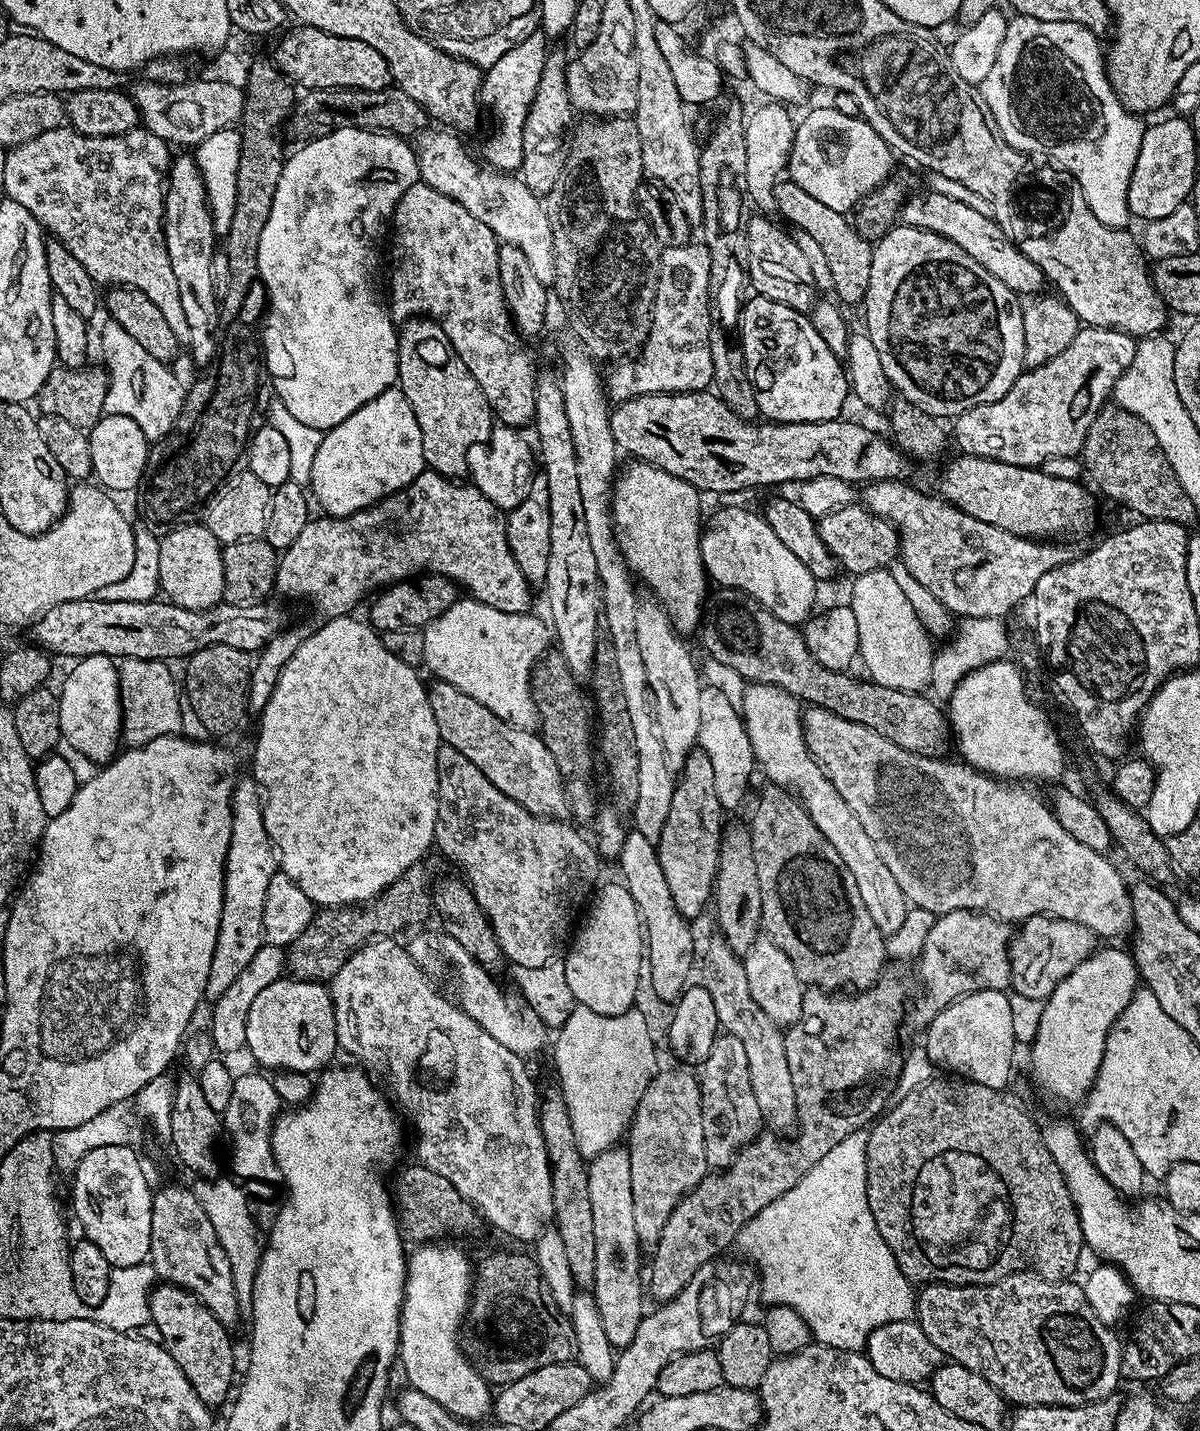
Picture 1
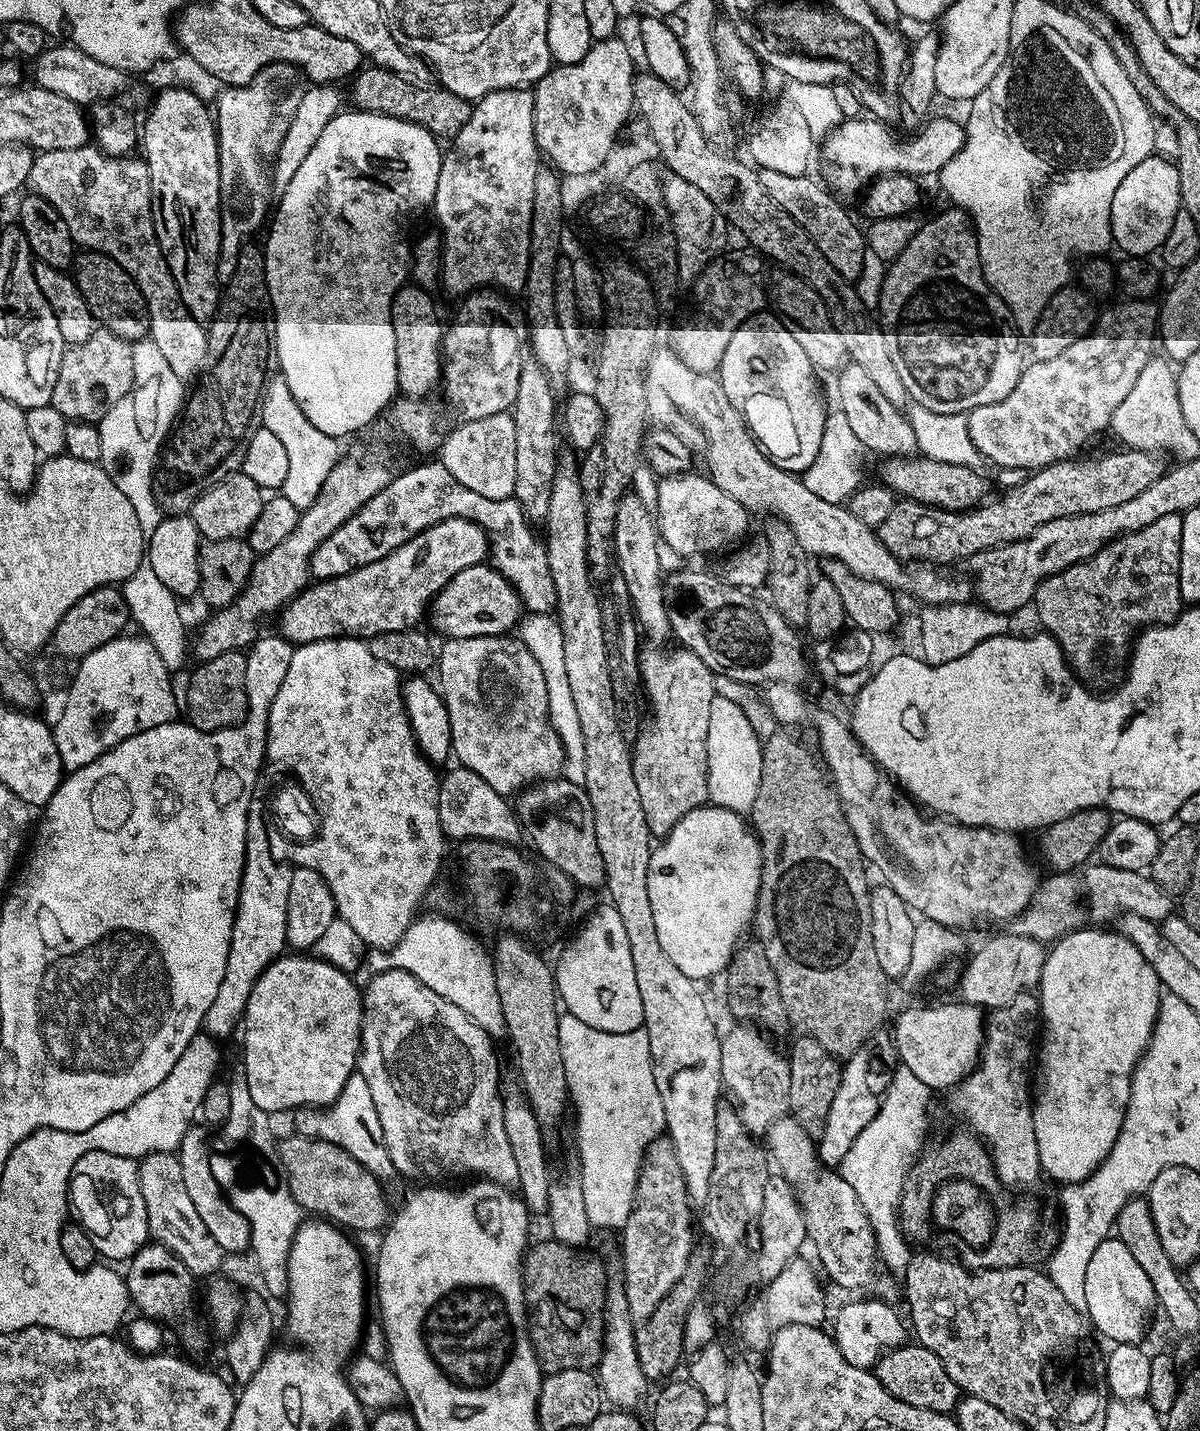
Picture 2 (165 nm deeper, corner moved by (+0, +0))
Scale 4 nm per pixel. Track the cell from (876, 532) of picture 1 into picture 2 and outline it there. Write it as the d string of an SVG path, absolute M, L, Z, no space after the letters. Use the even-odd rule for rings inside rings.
M1137 448L1119 451L1096 456L1093 460L1073 458L1037 468L1025 475L1028 477L1021 484L1006 489L1001 496L993 495L979 506L962 512L951 512L917 500L897 499L886 522L879 526L880 541L899 560L948 566L944 564L965 561L987 548L1027 540L1038 526L1046 526L1046 522L1054 522L1054 518L1098 514L1098 510L1122 506L1122 502L1136 497L1141 490L1146 490L1146 486L1162 478L1166 460L1159 452L1143 452Z

